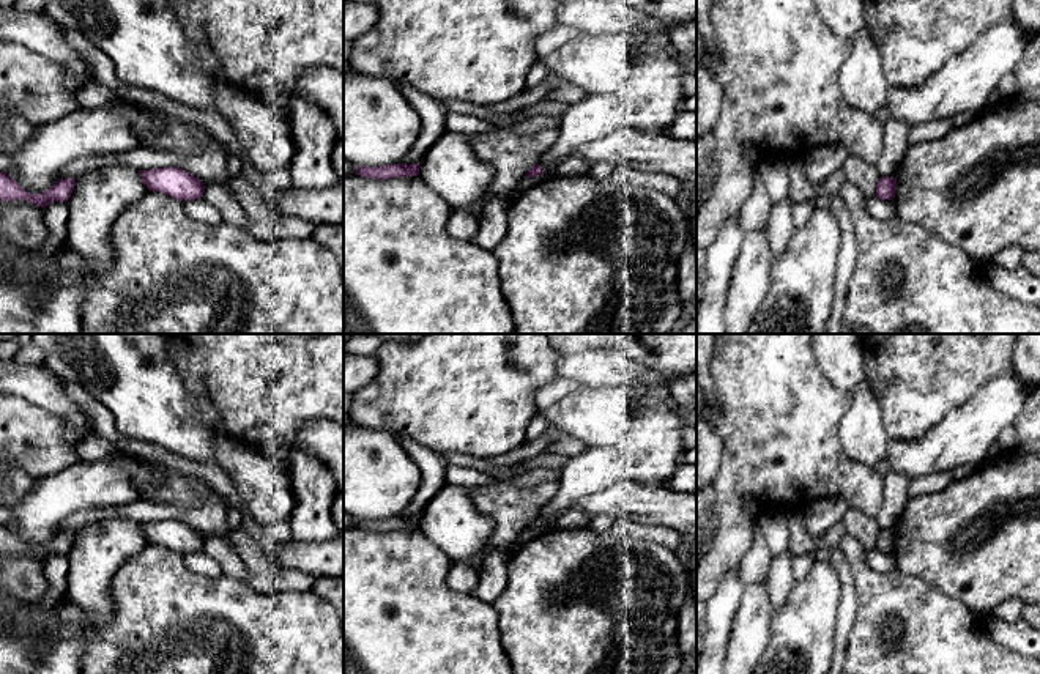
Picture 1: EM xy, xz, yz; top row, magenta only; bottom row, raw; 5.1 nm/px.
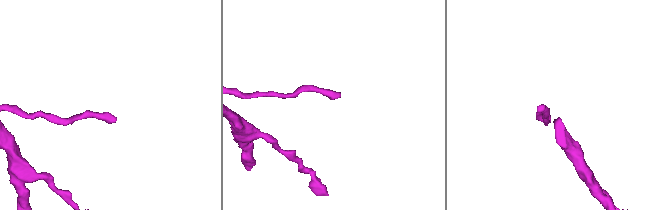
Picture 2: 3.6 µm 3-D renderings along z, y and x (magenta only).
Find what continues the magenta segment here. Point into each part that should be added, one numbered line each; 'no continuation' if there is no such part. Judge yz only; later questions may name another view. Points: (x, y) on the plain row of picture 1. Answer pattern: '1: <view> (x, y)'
no continuation

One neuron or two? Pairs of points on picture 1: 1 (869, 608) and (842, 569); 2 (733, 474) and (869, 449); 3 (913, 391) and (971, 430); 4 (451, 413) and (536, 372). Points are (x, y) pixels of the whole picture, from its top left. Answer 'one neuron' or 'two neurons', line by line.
1: two neurons
2: two neurons
3: two neurons
4: one neuron

